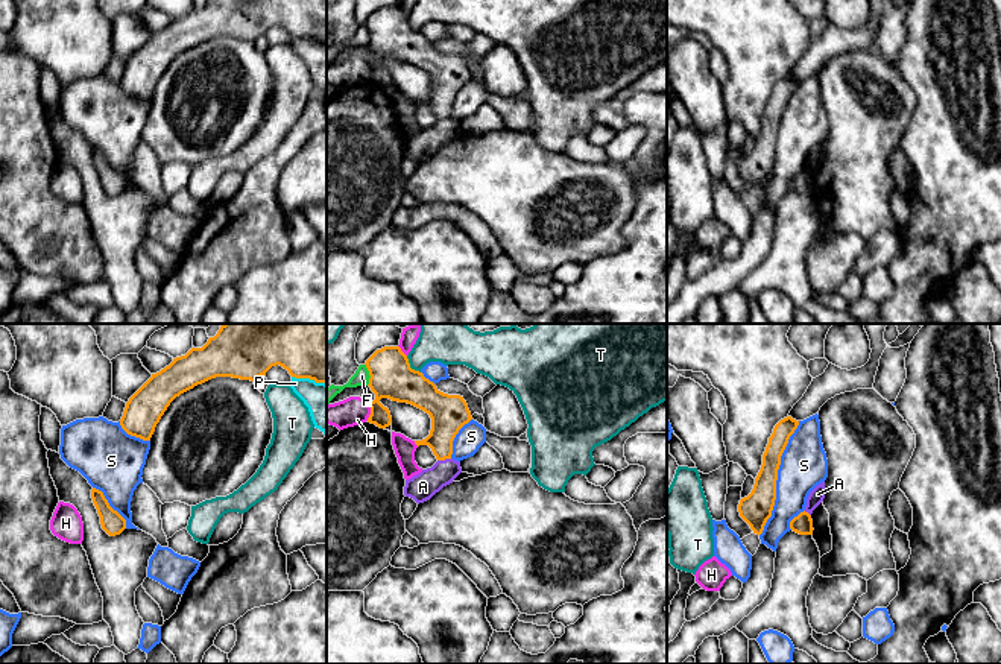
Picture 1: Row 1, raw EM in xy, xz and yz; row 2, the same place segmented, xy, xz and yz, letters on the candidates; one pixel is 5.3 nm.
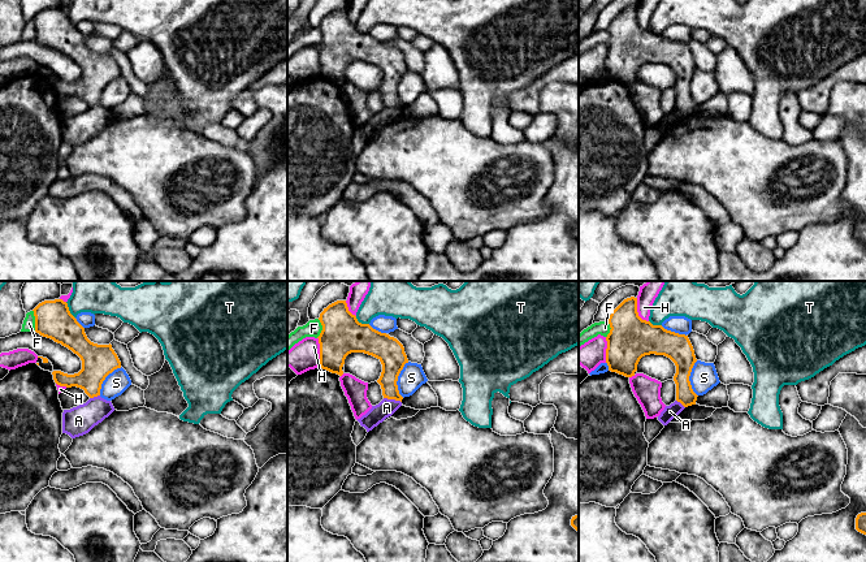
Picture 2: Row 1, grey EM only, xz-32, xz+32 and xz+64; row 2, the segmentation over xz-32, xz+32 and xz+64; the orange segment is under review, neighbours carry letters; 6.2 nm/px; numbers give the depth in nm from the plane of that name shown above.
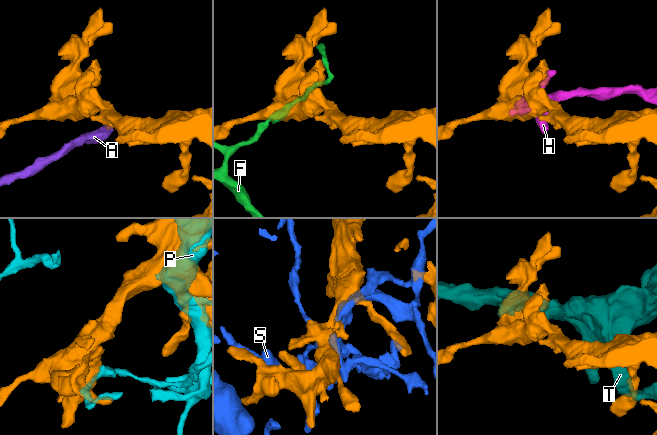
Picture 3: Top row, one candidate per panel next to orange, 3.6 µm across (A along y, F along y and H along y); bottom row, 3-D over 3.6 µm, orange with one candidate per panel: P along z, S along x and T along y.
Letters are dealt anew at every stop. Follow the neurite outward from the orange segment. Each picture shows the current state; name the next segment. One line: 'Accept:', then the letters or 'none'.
Accept: none

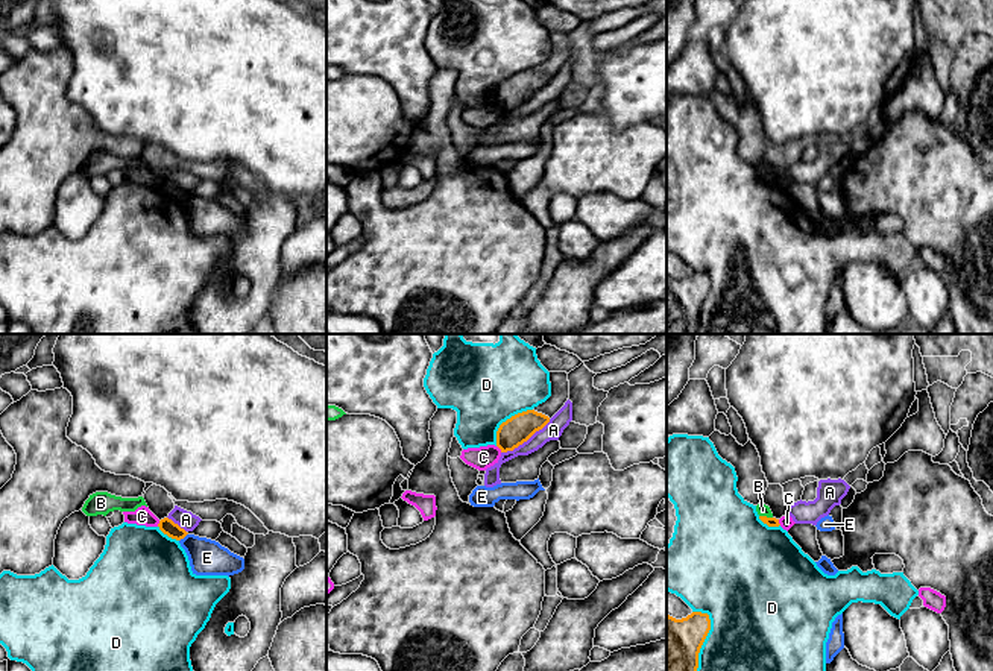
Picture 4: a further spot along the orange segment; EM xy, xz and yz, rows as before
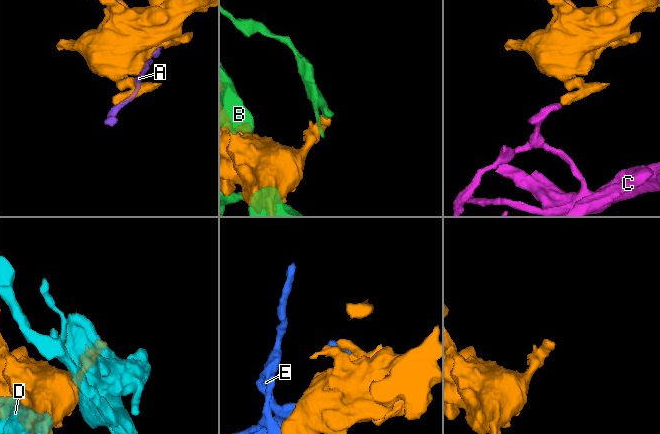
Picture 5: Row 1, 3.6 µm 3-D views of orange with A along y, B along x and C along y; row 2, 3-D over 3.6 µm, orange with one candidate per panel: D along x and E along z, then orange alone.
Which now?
Accept: none

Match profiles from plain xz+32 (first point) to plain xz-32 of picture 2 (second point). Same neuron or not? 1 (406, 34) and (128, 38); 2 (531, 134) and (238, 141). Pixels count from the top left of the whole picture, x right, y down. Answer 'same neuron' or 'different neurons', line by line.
1: different neurons
2: different neurons

